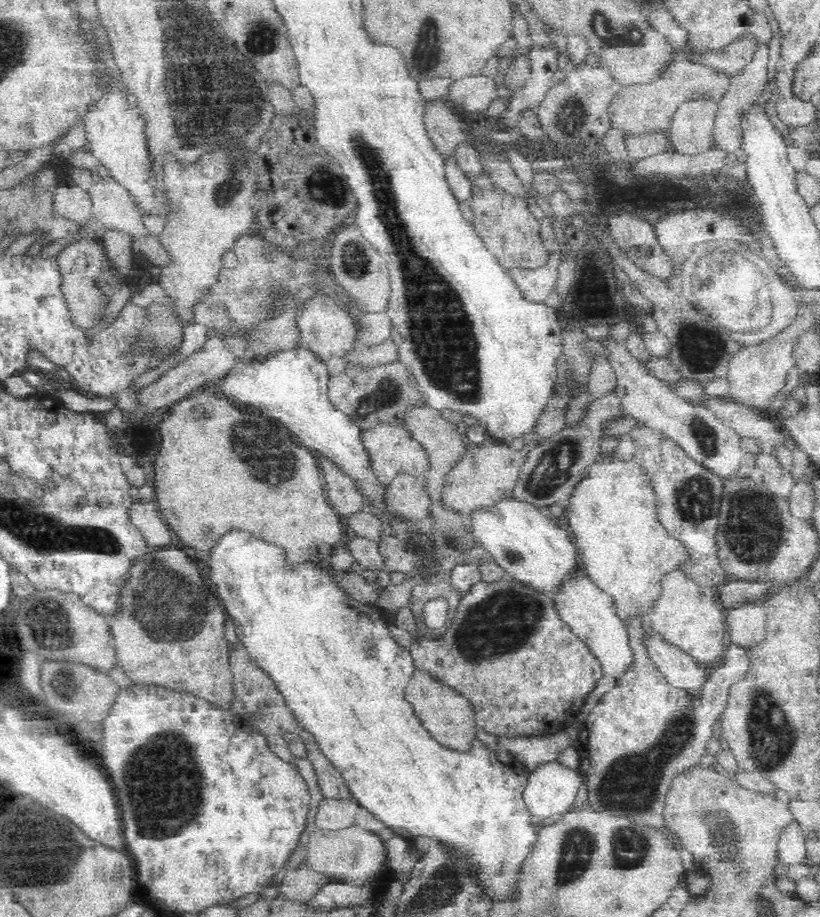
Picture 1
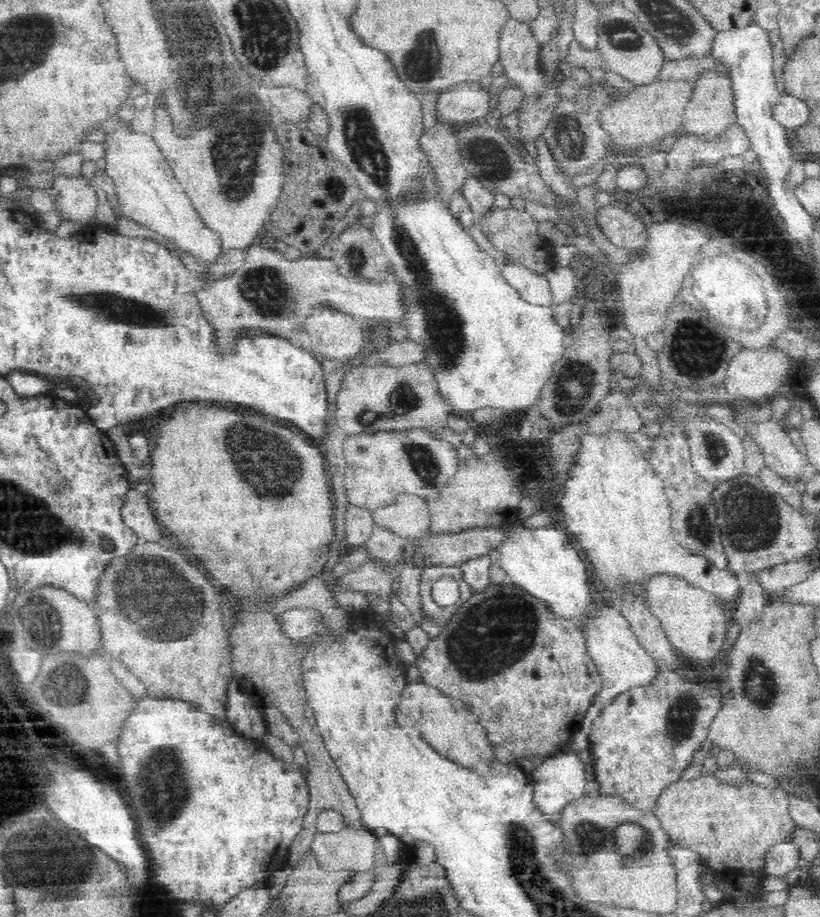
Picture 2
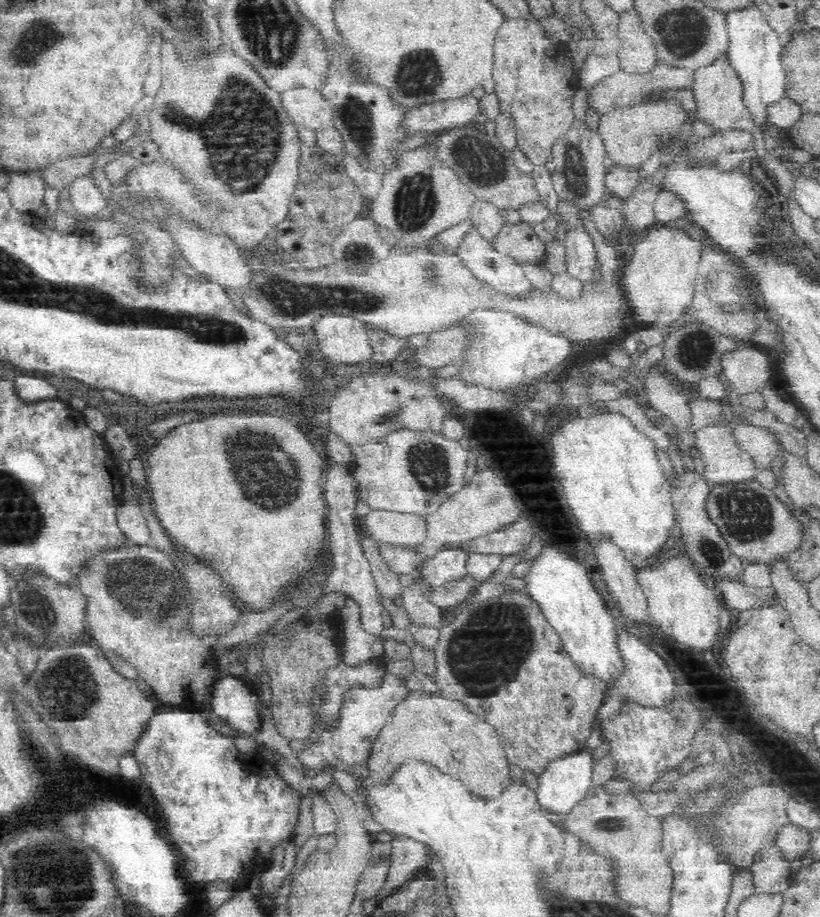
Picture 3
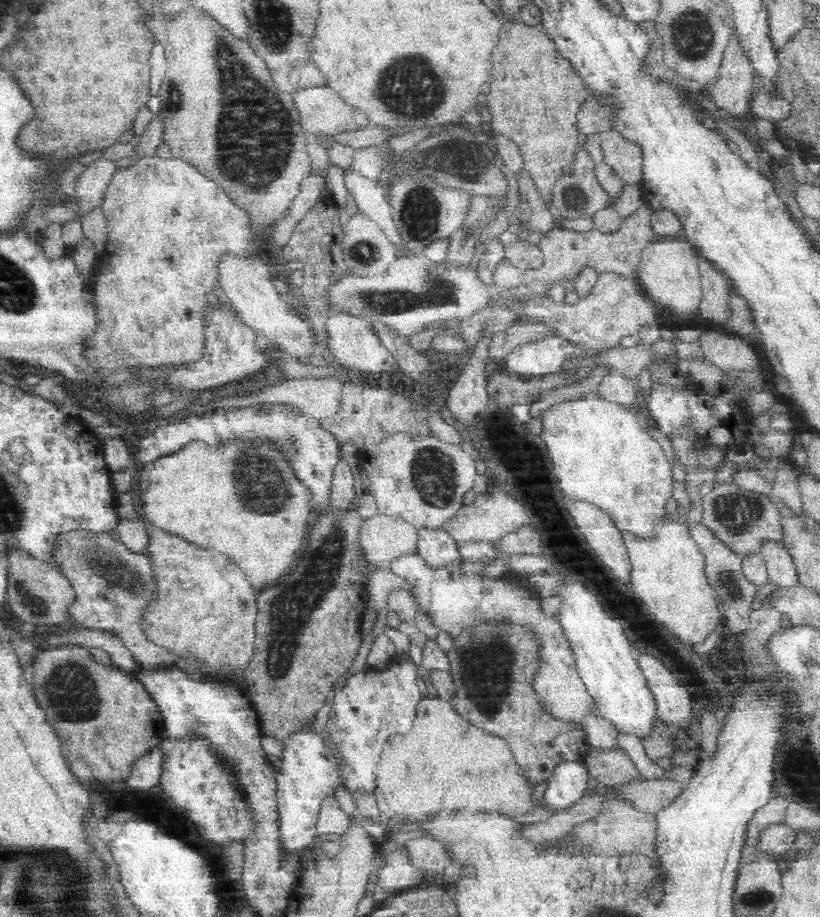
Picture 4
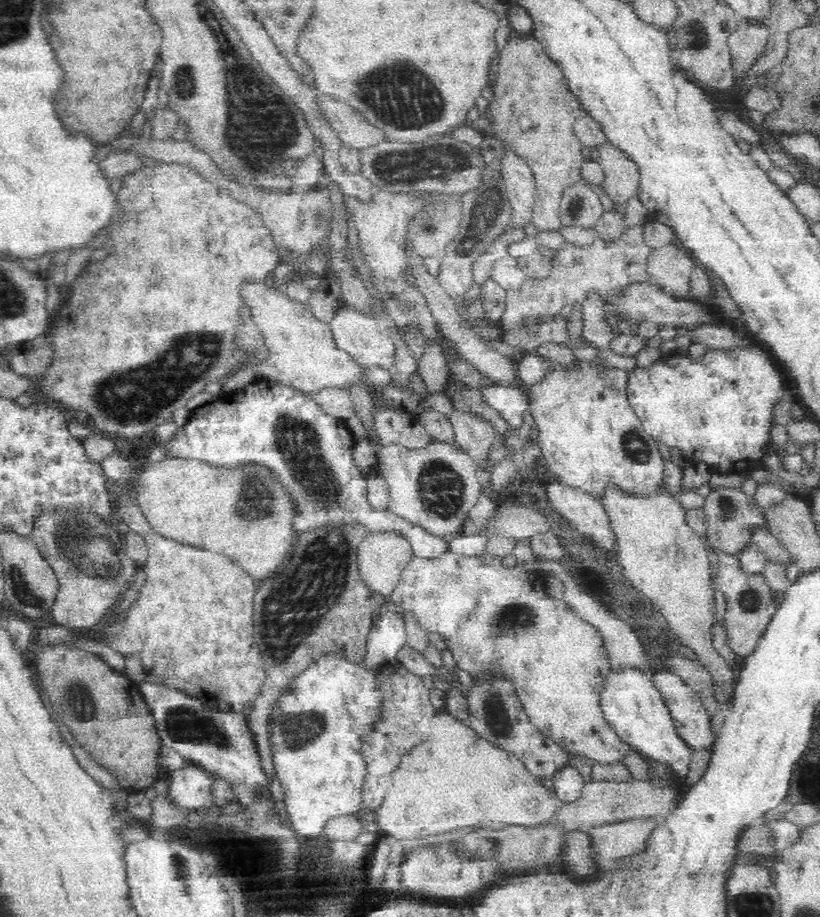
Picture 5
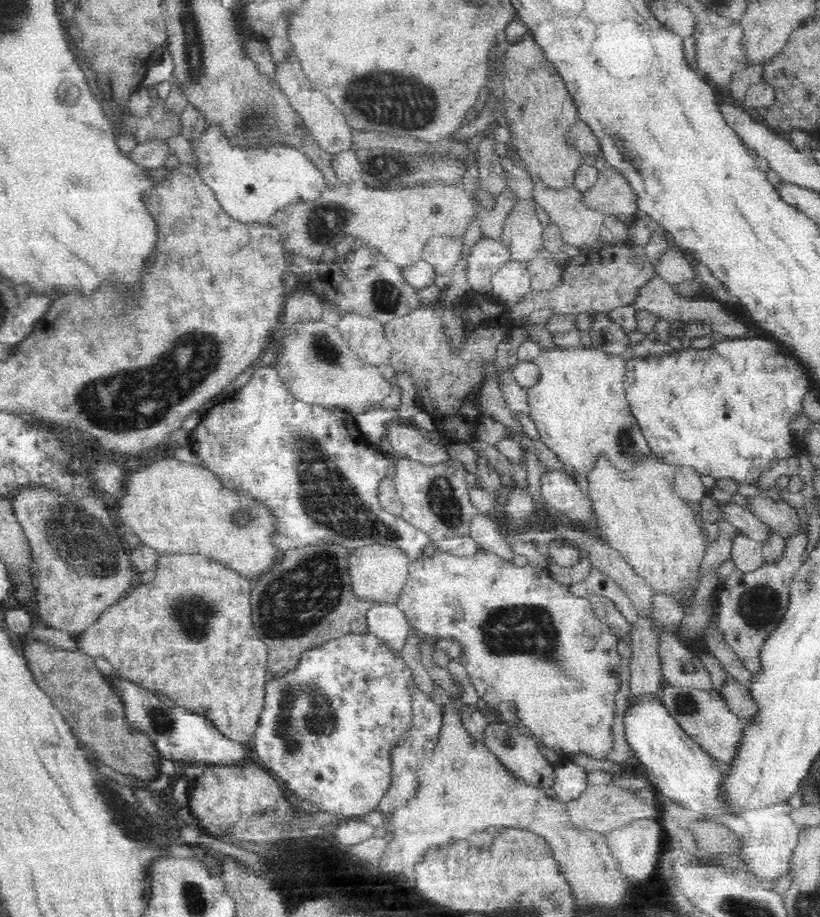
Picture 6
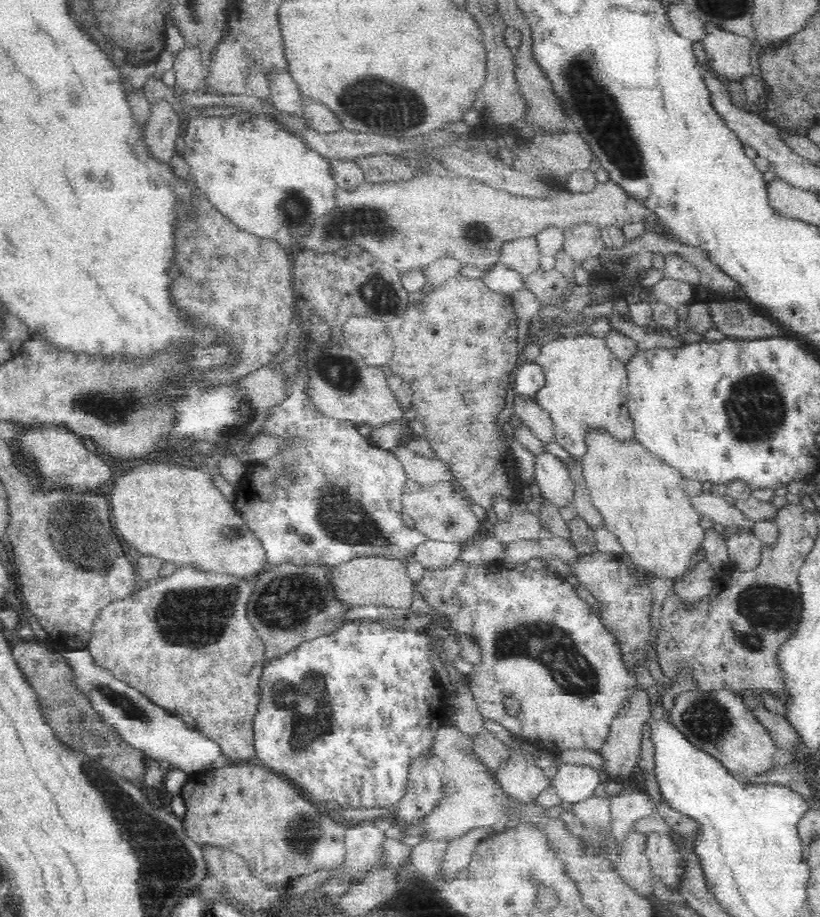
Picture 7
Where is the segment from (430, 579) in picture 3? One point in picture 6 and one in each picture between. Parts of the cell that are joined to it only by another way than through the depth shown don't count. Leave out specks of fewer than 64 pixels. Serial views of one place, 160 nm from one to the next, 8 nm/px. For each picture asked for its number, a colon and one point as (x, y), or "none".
4: (439, 550)
5: (266, 422)
6: (309, 463)

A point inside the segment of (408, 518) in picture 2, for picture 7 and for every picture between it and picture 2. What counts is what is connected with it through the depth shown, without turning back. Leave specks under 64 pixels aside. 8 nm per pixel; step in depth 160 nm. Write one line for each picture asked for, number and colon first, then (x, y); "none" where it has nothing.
3: (409, 529)
4: (383, 537)
5: (382, 555)
6: (378, 571)
7: (374, 580)

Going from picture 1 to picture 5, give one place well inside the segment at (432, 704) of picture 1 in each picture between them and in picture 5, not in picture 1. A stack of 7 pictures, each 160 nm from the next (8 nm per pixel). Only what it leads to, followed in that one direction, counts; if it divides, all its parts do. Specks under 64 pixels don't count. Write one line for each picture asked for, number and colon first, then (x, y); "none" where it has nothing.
2: (457, 733)
3: (440, 730)
4: (463, 766)
5: (455, 778)

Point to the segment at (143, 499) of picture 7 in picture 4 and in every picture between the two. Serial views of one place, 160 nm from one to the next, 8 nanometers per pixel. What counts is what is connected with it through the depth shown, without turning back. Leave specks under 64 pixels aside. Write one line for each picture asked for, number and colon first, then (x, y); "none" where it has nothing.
4: (241, 497)
5: (246, 513)
6: (172, 506)

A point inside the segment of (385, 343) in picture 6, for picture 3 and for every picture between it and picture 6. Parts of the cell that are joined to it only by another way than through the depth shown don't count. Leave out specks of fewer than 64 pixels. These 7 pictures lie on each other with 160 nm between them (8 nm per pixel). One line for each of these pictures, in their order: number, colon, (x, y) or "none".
3: (342, 338)
4: (353, 341)
5: (362, 336)

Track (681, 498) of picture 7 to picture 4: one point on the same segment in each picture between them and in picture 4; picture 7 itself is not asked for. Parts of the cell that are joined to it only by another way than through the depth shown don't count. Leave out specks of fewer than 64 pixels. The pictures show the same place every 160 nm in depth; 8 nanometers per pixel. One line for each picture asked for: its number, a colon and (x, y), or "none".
4: (668, 578)
5: (661, 555)
6: (641, 515)

